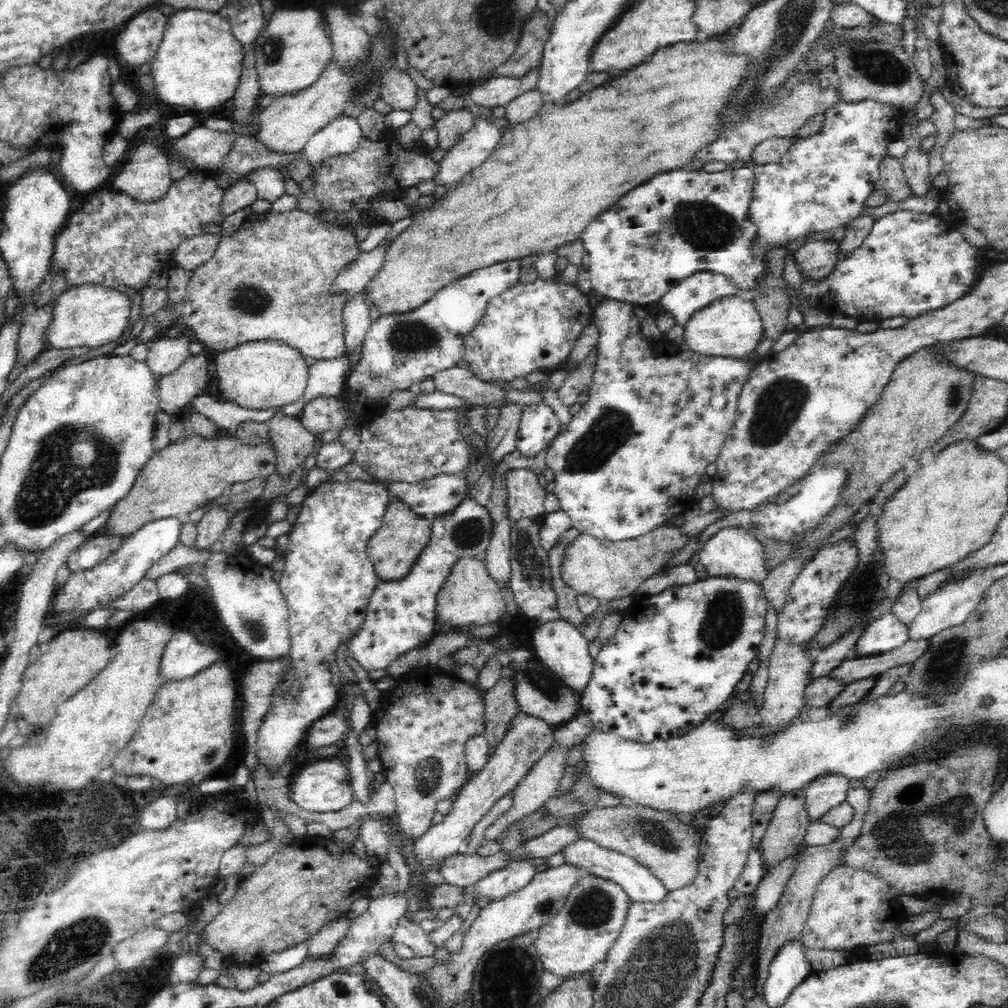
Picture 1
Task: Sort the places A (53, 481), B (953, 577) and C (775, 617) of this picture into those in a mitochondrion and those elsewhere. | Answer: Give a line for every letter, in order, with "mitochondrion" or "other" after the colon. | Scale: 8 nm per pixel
A: mitochondrion
B: other
C: other

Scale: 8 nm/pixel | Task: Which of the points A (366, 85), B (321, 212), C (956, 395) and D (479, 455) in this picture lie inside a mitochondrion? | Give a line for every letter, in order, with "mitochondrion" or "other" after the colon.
A: mitochondrion
B: other
C: mitochondrion
D: other

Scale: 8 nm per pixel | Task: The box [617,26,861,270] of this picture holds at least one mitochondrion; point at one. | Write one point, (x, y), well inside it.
(704, 226)

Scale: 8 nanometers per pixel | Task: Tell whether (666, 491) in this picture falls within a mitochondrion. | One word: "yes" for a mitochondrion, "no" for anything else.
no

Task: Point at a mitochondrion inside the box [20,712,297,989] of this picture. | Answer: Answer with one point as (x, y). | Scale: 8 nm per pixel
(71, 947)

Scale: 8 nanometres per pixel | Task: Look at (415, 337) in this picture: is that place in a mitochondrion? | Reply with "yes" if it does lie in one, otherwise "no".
yes

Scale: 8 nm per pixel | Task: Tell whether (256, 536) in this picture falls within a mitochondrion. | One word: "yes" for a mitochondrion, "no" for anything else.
no

